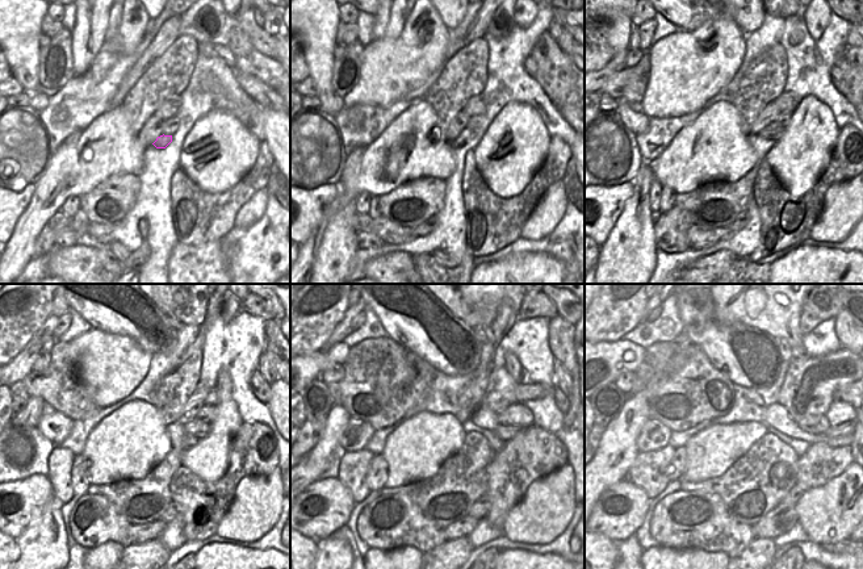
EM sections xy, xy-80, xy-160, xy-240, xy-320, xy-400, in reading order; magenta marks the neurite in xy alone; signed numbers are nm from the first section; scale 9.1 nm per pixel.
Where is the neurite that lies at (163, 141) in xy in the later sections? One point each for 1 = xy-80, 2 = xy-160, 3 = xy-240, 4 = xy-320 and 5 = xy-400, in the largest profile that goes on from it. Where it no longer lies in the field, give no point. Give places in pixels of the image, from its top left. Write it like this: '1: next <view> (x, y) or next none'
1: next xy-80 (466, 133)
2: next xy-160 (775, 130)
3: next xy-240 (199, 429)
4: next xy-320 (505, 432)
5: next xy-400 (846, 429)

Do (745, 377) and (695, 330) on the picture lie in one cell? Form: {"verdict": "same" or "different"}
{"verdict": "same"}

